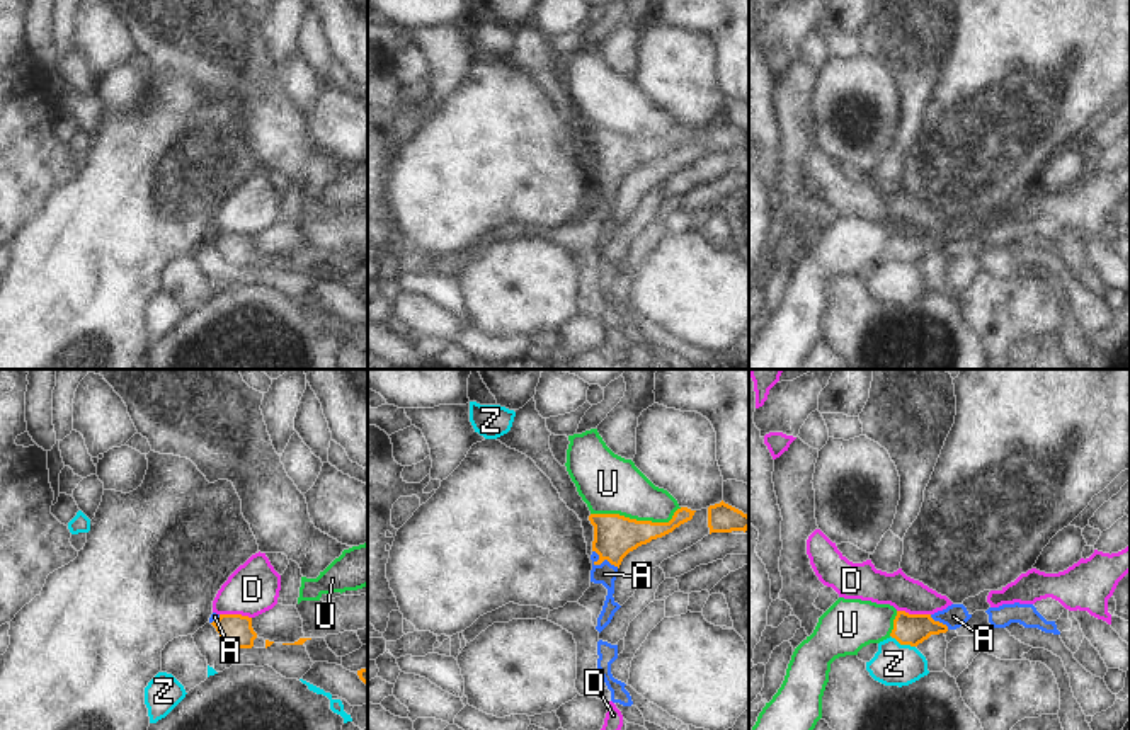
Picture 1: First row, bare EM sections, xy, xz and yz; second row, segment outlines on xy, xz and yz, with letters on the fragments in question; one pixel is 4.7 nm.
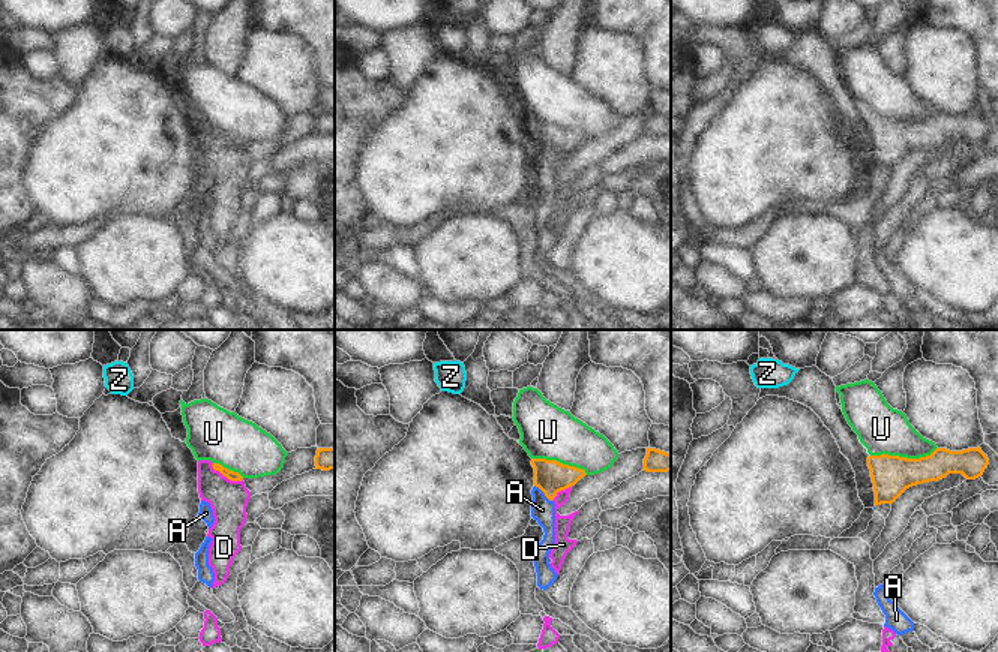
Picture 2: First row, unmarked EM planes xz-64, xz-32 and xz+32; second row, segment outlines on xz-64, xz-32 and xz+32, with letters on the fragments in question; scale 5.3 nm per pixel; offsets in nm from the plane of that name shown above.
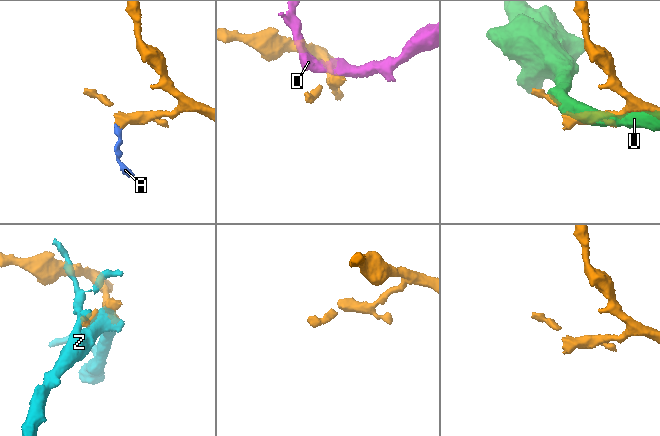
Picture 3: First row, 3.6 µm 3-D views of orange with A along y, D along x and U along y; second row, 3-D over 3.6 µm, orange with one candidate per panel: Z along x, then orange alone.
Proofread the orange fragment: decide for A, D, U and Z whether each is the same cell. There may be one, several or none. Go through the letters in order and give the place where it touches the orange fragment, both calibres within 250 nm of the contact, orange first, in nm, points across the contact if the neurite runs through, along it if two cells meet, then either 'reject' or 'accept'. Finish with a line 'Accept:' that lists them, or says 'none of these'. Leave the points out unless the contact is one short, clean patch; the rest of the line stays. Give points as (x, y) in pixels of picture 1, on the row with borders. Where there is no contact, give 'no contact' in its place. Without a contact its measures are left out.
A: meets orange in xz at (601, 562); 200 nm thick on the orange side, 100 nm on the other; runs through xz (615, 536), (601, 562), (604, 574); accept
D: meets orange in yz at (914, 615); 140 nm thick on the orange side, 160 nm on the other; border along yz (897, 610), (930, 615); reject
U: meets orange in xz at (637, 521); 200 nm thick on the orange side, 280 nm on the other; reject
Z: meets orange in yz at (902, 644); 140 nm thick on the orange side, 200 nm on the other; reject
Accept: A

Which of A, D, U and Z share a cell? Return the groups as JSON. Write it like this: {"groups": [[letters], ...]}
{"groups": [["A"], ["D"], ["U"], ["Z"]]}

